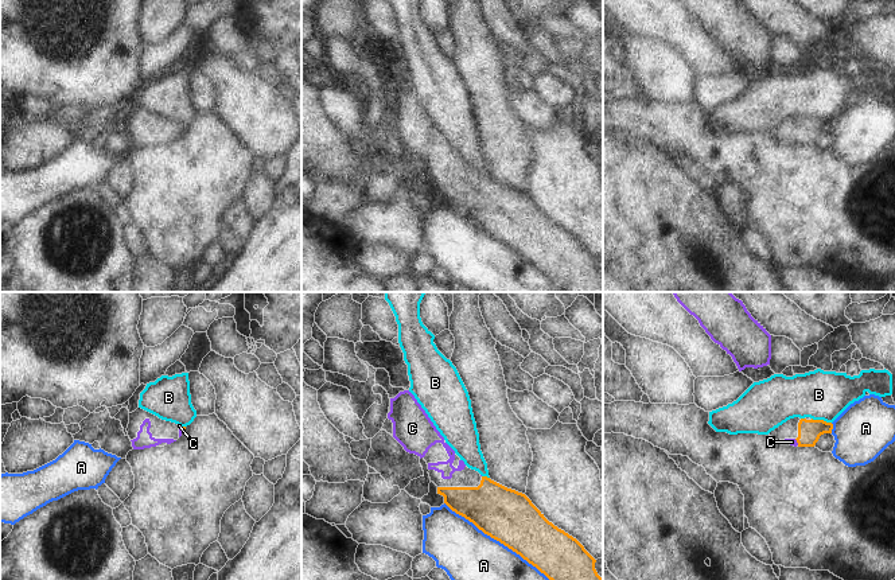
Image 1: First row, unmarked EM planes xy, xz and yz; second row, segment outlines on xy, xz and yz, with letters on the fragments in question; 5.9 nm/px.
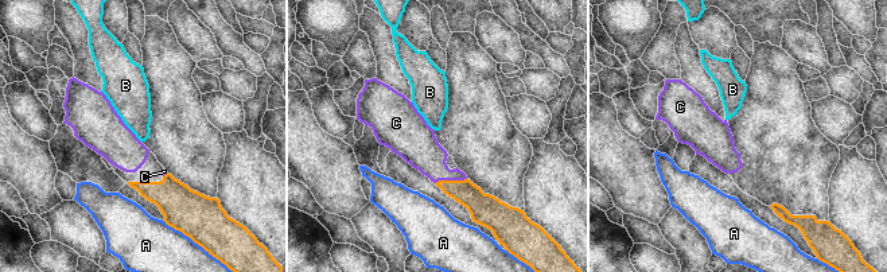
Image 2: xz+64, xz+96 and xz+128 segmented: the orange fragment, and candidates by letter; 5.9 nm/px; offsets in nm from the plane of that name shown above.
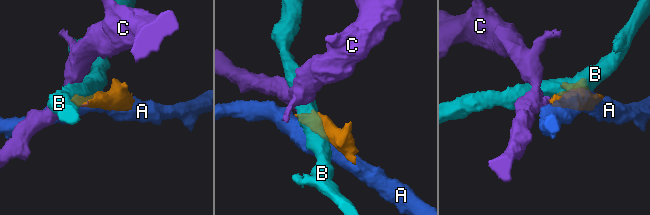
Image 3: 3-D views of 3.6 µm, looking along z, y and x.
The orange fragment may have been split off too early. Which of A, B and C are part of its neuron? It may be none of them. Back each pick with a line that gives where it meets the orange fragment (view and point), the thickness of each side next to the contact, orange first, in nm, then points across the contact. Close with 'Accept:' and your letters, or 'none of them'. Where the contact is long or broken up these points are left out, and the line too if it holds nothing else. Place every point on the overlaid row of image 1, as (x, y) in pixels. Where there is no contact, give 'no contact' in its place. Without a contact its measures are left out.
C: meets orange in xy at (181, 429); 30 nm thick on the orange side, 20 nm on the other; runs through xy (182, 428), (181, 429), (179, 425)
Accept: C

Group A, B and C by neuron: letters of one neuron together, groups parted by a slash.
A / B / C

